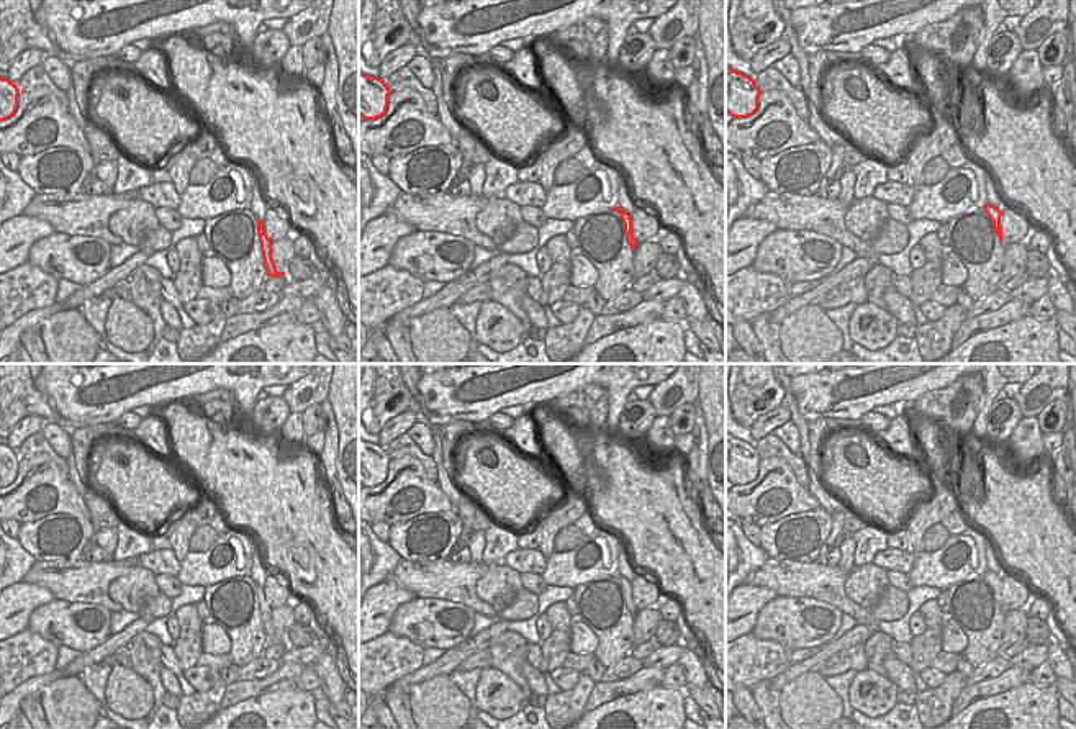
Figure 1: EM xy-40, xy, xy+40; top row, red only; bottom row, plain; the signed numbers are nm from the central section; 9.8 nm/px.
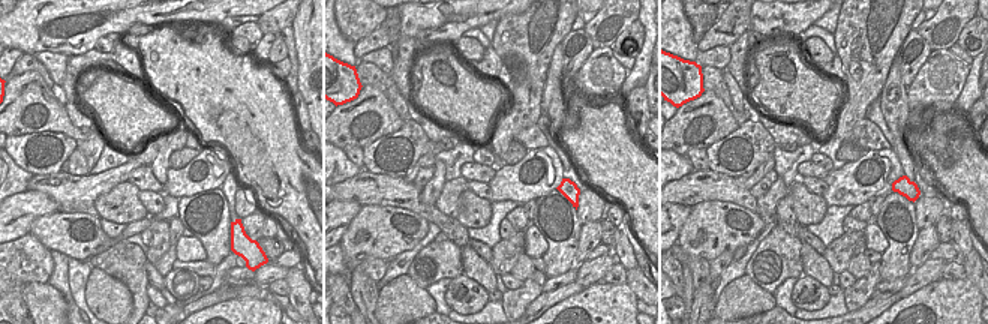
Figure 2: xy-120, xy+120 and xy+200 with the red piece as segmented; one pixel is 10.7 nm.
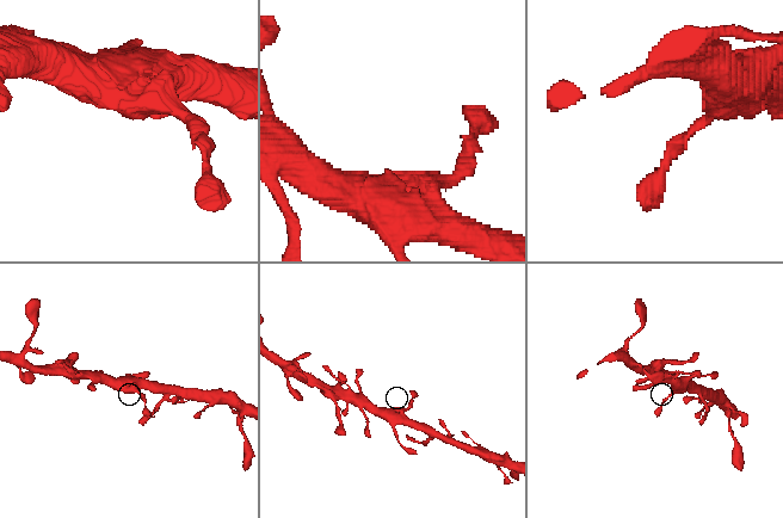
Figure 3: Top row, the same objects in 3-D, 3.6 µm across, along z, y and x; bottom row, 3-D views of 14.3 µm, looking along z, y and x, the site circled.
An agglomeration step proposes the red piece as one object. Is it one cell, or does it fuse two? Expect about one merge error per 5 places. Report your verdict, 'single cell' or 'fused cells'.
single cell

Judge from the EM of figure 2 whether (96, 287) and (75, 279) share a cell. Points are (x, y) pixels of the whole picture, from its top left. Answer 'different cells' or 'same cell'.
different cells

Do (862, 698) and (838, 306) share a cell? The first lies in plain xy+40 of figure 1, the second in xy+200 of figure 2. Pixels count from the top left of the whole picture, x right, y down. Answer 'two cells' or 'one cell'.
two cells

